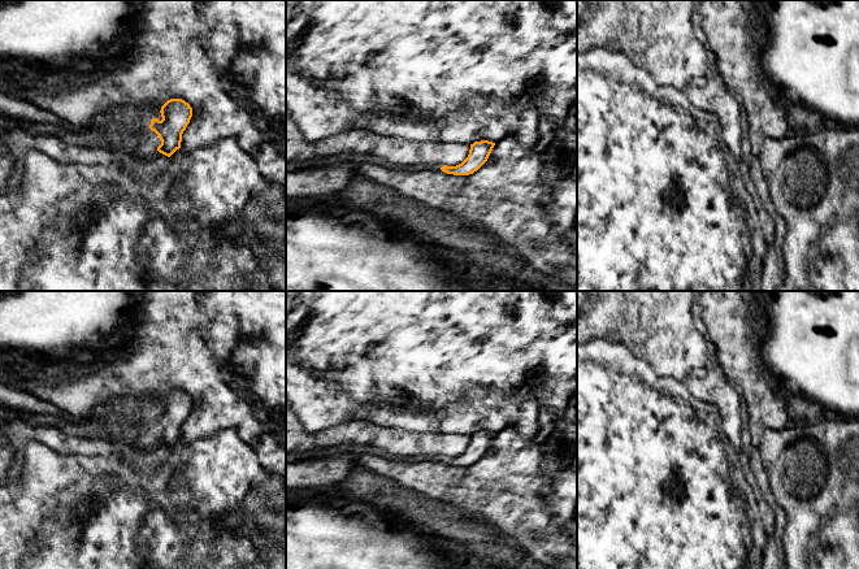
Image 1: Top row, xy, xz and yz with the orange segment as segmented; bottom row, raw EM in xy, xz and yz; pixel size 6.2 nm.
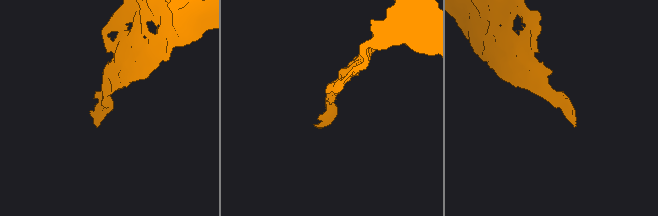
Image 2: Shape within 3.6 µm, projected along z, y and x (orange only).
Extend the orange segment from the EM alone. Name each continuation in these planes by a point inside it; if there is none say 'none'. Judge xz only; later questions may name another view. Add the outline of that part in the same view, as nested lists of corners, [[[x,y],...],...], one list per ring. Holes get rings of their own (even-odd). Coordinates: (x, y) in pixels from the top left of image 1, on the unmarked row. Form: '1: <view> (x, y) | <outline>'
1: xz (345, 450) | [[[342,444],[337,447],[325,447],[314,452],[287,452],[286,451],[286,461],[296,462],[296,461],[308,460],[308,459],[321,459],[321,457],[333,457],[333,456],[353,457],[353,456],[364,455],[364,453],[376,455],[376,456],[385,457],[389,460],[407,461],[407,462],[420,462],[420,461],[442,462],[441,459],[444,457],[444,455],[396,456],[382,448],[377,448],[372,446]]]

